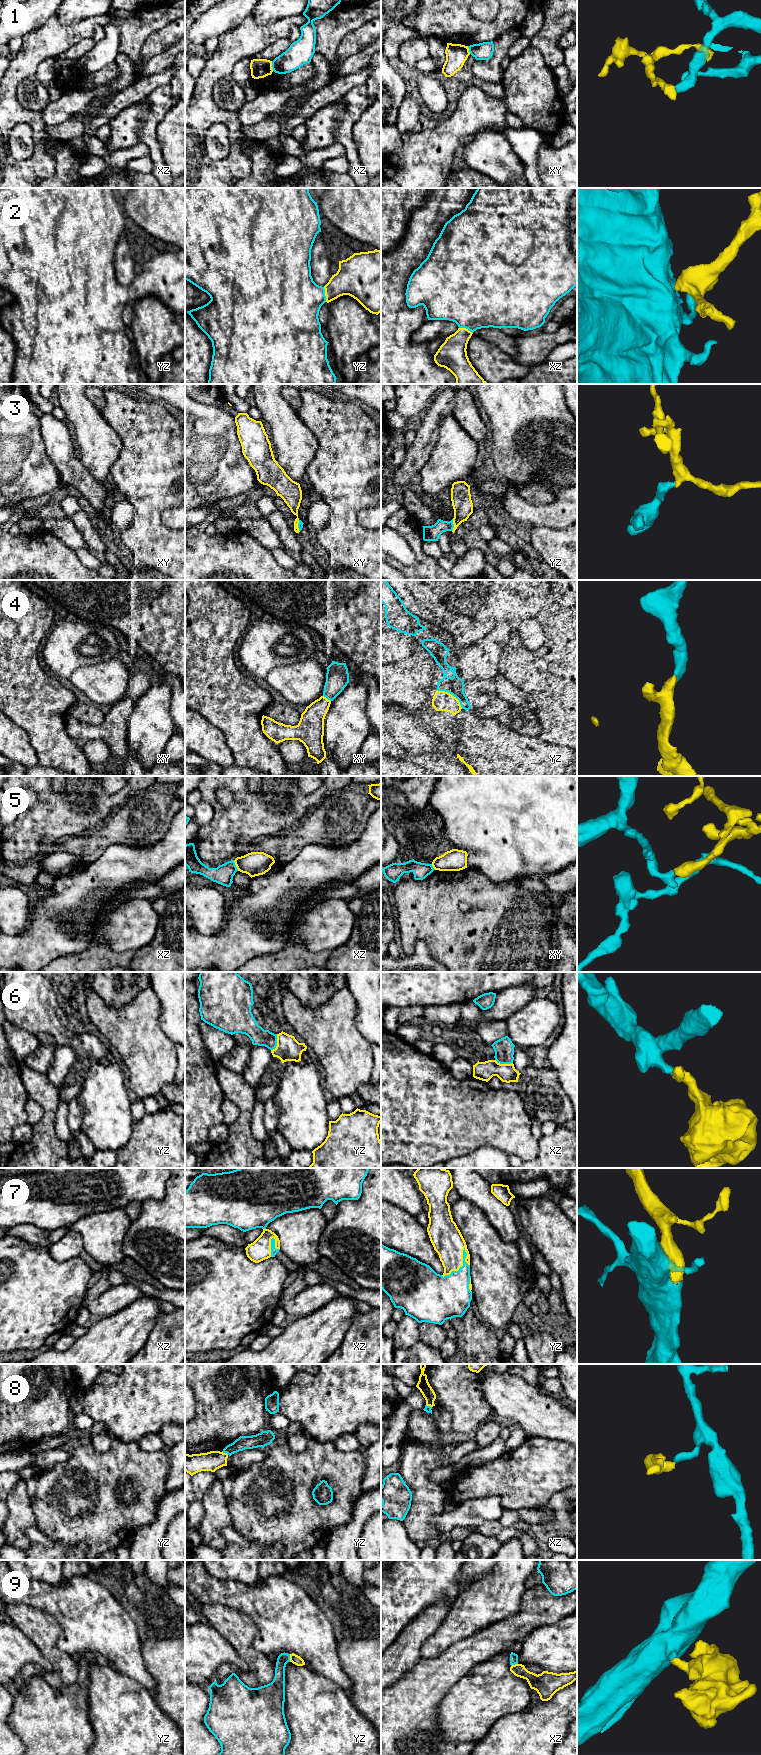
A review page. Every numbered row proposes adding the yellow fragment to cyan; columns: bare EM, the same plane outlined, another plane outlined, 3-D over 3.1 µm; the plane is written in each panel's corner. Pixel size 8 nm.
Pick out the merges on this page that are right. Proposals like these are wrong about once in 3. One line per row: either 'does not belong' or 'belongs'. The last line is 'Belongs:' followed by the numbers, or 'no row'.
1: does not belong
2: belongs
3: belongs
4: belongs
5: does not belong
6: belongs
7: belongs
8: does not belong
9: belongs
Belongs: 2, 3, 4, 6, 7, 9

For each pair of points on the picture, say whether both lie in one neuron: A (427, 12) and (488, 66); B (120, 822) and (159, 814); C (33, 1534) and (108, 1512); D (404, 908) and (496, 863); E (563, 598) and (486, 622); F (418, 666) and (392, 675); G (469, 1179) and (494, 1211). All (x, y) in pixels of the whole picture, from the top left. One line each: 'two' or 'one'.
A: two
B: one
C: two
D: two
E: two
F: one
G: one

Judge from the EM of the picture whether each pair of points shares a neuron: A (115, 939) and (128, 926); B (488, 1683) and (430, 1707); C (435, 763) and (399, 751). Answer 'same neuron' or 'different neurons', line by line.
A: same neuron
B: different neurons
C: same neuron

